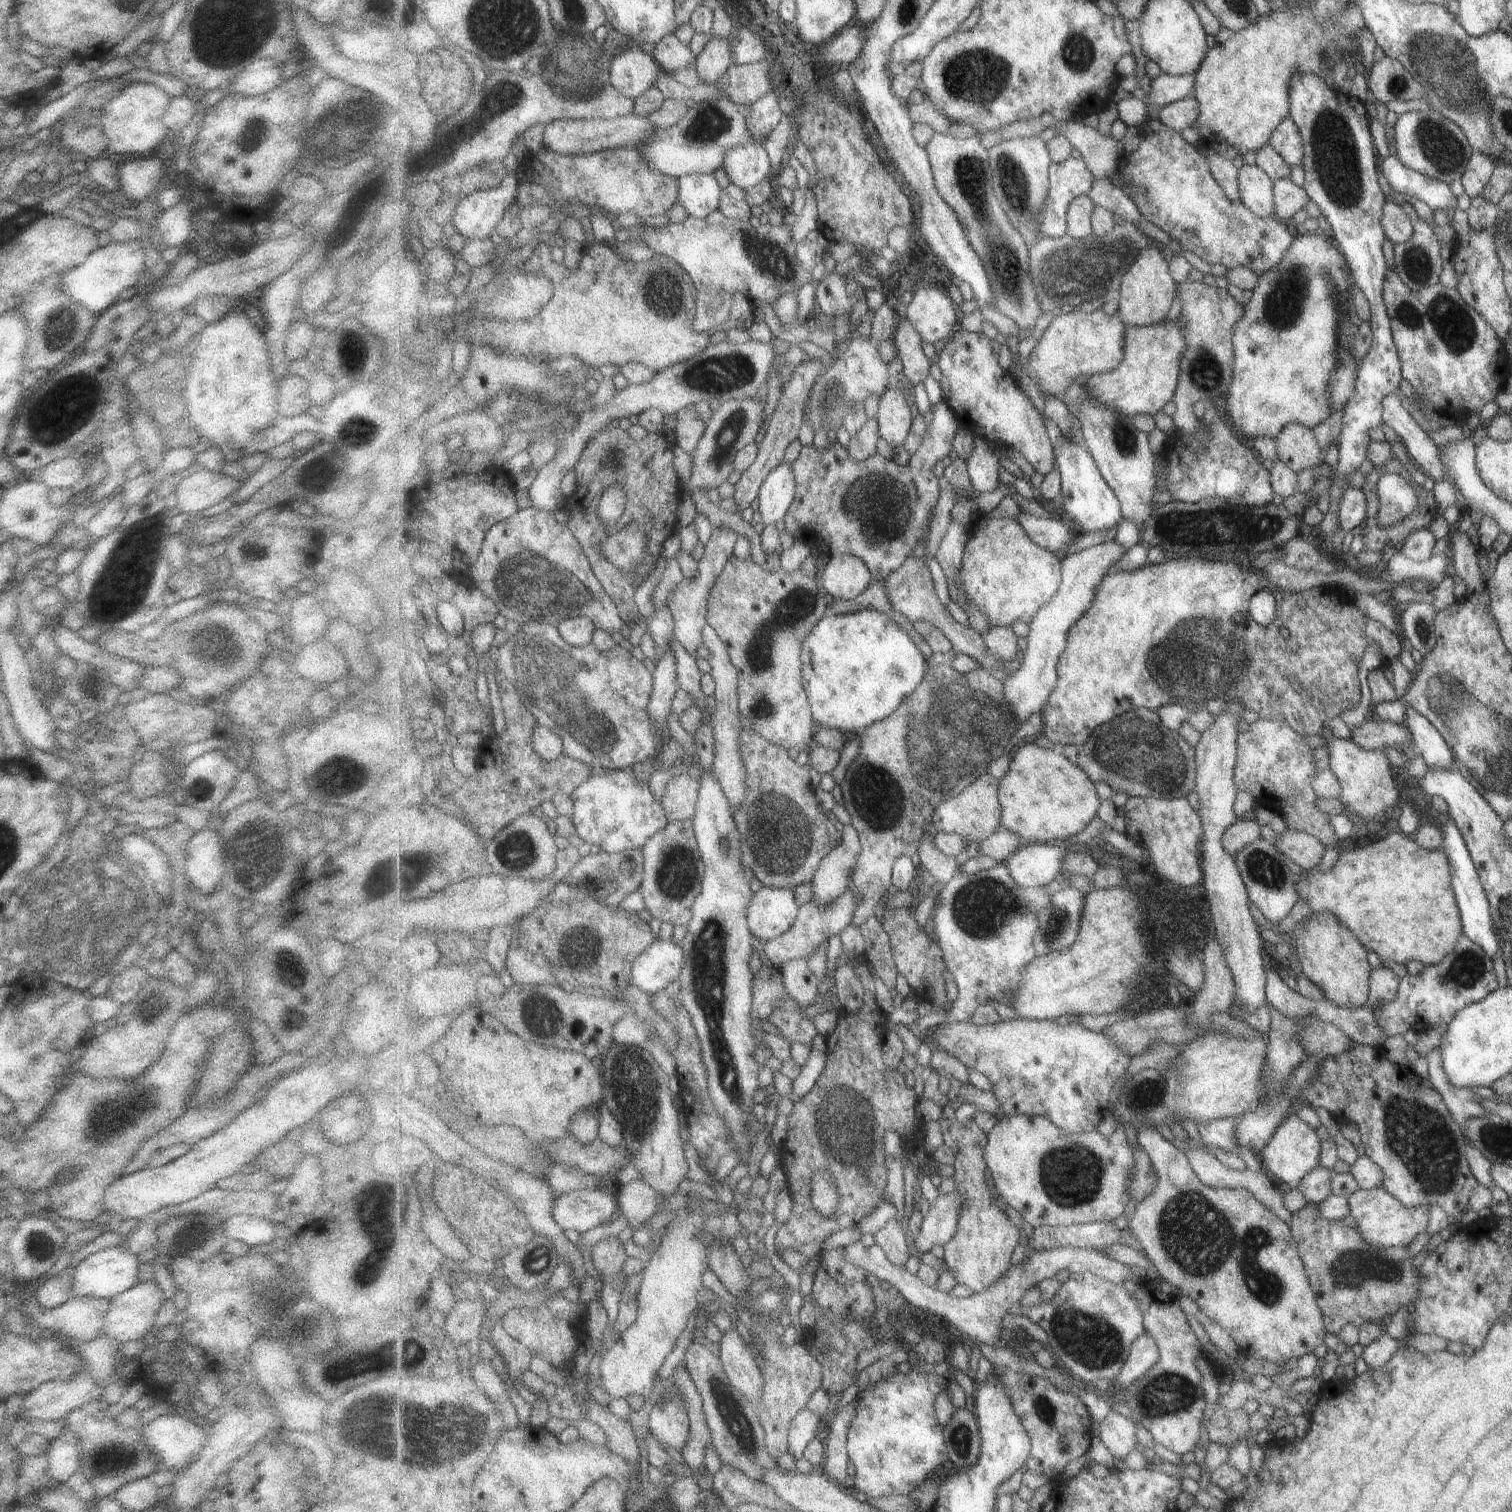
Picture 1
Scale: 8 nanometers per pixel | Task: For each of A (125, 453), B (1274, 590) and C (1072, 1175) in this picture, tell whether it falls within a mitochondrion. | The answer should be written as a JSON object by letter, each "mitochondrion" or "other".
{"A":"other","B":"other","C":"mitochondrion"}

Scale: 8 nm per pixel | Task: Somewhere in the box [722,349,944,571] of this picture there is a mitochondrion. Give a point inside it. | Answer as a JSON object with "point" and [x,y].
{"point":[878,509]}

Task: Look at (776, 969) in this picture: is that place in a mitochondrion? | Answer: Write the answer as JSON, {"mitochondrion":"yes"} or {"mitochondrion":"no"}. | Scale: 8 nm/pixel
{"mitochondrion":"no"}

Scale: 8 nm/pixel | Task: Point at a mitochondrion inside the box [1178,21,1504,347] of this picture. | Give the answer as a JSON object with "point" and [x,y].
{"point":[1455,78]}

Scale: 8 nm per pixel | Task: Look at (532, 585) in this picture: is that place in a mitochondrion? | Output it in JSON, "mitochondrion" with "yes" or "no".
{"mitochondrion":"yes"}

